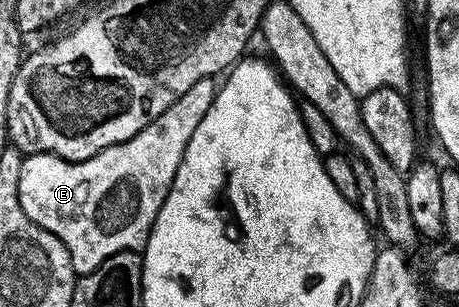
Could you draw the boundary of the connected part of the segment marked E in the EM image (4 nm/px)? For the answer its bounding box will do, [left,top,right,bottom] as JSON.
[20,78,216,275]

